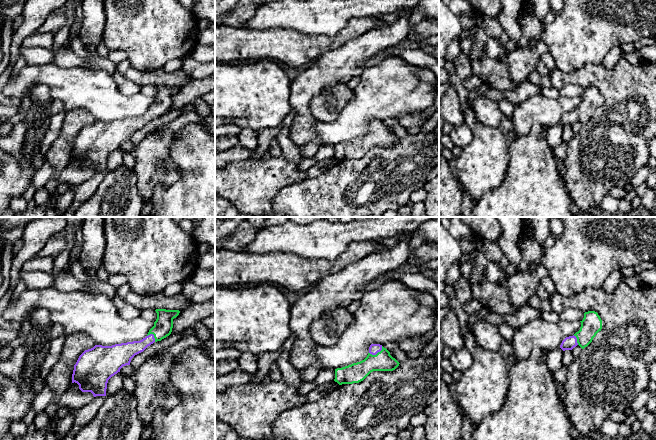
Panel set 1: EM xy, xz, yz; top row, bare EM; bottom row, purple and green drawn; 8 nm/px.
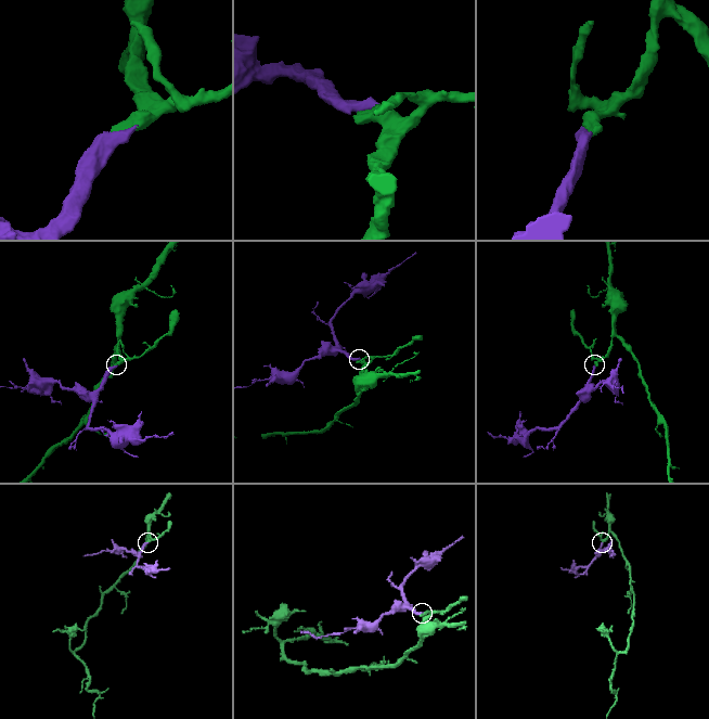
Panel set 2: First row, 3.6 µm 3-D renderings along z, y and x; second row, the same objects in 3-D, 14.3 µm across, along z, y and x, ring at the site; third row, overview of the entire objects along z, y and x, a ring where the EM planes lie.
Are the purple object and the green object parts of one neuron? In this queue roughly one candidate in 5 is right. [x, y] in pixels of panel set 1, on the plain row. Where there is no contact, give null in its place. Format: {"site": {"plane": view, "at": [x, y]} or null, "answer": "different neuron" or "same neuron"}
{"site": {"plane": "xz", "at": [376, 129]}, "answer": "same neuron"}

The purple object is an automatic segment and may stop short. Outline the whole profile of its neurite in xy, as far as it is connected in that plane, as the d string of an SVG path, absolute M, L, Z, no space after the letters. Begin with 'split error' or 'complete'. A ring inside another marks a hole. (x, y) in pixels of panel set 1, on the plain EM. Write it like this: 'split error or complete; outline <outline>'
split error; outline M156 85L157 95L154 102L149 106L147 112L140 117L133 117L112 122L95 121L93 124L85 126L74 141L72 159L77 159L82 168L91 168L94 173L106 172L108 156L120 148L123 142L130 141L131 135L143 128L154 118L161 117L169 112L173 104L173 95L176 94L179 86Z

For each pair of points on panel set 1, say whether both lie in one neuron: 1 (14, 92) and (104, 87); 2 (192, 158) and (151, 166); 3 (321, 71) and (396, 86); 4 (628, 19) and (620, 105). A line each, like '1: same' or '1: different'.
1: same
2: different
3: different
4: different

